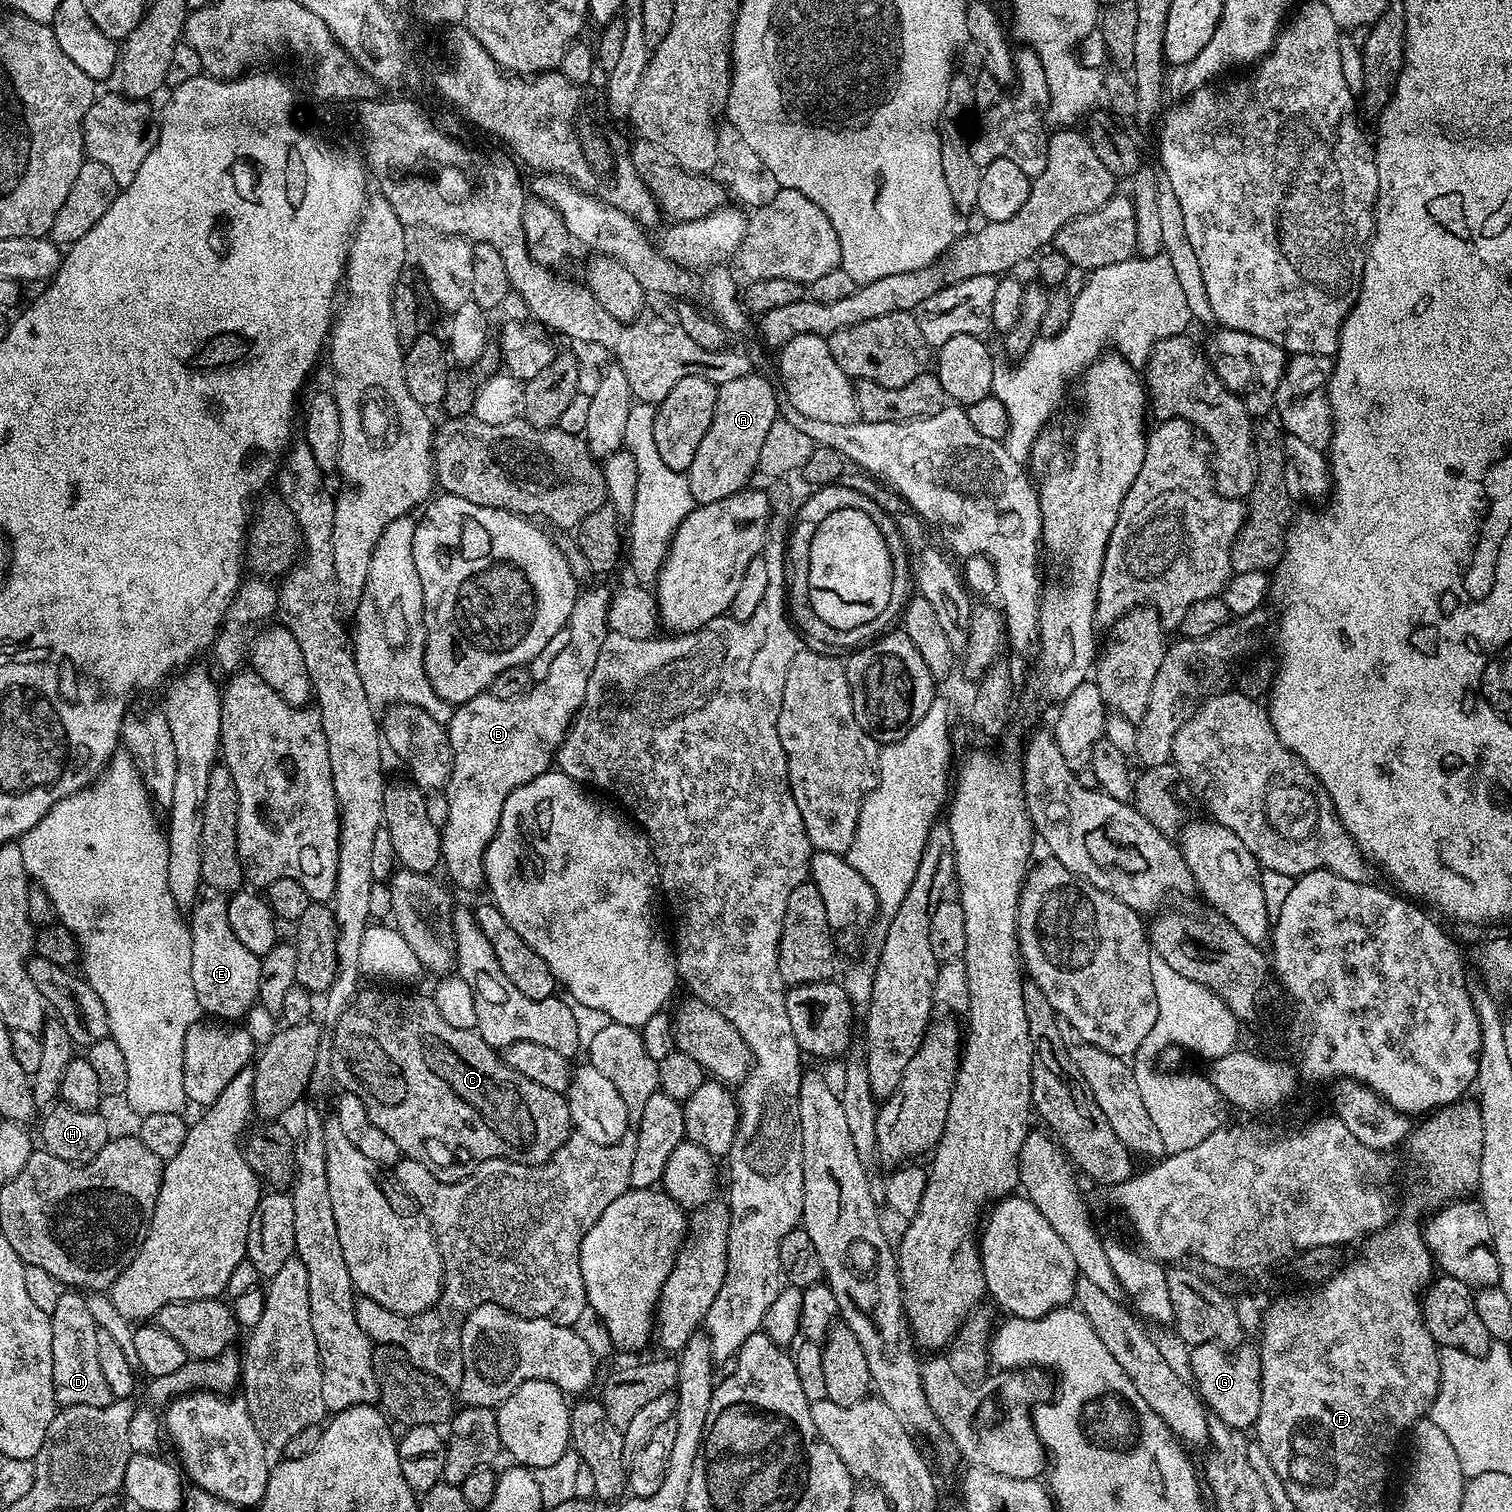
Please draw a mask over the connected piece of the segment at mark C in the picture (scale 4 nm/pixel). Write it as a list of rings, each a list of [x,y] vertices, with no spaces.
[[[390,990],[394,992],[364,992],[357,991],[352,1003],[335,1017],[336,1029],[332,1032],[332,1060],[330,1059],[330,1076],[337,1080],[343,1091],[358,1094],[366,1106],[366,1114],[370,1114],[370,1122],[382,1130],[382,1134],[387,1134],[398,1146],[398,1150],[407,1159],[414,1162],[422,1162],[430,1174],[434,1174],[443,1184],[453,1184],[472,1173],[473,1168],[478,1167],[487,1160],[513,1160],[519,1164],[544,1164],[561,1148],[569,1136],[573,1135],[574,1129],[568,1101],[561,1093],[546,1090],[546,1086],[538,1086],[538,1082],[530,1082],[530,1078],[522,1078],[518,1070],[510,1070],[506,1062],[502,1059],[501,1053],[488,1045],[481,1038],[480,1033],[473,1029],[459,1029],[450,1026],[442,1014],[439,1013],[438,1006],[433,997],[407,996],[404,990]]]

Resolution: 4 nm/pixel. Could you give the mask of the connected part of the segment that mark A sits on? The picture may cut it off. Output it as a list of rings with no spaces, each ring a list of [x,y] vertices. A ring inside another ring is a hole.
[[[749,374],[742,378],[734,378],[734,382],[726,382],[719,385],[716,390],[716,409],[714,410],[714,418],[710,422],[710,430],[706,430],[706,438],[702,438],[702,443],[698,445],[698,454],[694,454],[694,462],[690,462],[687,470],[688,485],[690,486],[690,494],[696,504],[709,504],[710,502],[718,502],[722,498],[730,498],[730,494],[735,492],[743,492],[749,487],[748,480],[758,472],[758,453],[762,451],[762,438],[766,438],[767,432],[770,431],[770,426],[778,419],[778,408],[776,412],[776,392],[772,389],[772,384],[764,376],[756,376],[757,374]]]

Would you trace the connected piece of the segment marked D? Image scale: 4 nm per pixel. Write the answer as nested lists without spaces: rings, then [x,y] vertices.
[[[65,1290],[58,1298],[58,1306],[50,1314],[54,1338],[54,1398],[60,1408],[70,1406],[98,1406],[104,1408],[114,1397],[106,1386],[101,1365],[98,1363],[97,1329],[88,1301],[79,1291]]]

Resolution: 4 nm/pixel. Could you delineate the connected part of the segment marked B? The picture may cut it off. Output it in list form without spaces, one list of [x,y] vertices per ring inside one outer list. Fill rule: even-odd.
[[[588,588],[579,593],[574,602],[574,610],[570,610],[570,618],[568,619],[567,630],[570,639],[566,641],[566,650],[562,650],[562,654],[558,654],[558,658],[554,658],[554,662],[550,666],[550,674],[546,674],[546,678],[535,681],[530,691],[524,696],[518,698],[498,698],[491,694],[481,694],[470,698],[465,704],[459,705],[451,713],[450,719],[446,724],[448,733],[448,741],[452,747],[452,773],[448,779],[448,787],[446,795],[448,795],[448,805],[445,806],[444,824],[442,820],[442,831],[440,834],[440,855],[442,857],[443,871],[448,871],[448,876],[460,888],[480,888],[485,887],[484,883],[484,851],[488,849],[488,844],[494,838],[494,834],[498,830],[498,822],[502,814],[502,806],[506,802],[506,798],[515,788],[526,786],[526,782],[530,782],[534,778],[538,778],[542,773],[549,771],[553,767],[556,749],[564,740],[564,735],[568,733],[572,726],[572,721],[576,718],[576,711],[582,706],[582,702],[586,698],[586,682],[590,678],[590,674],[594,674],[594,662],[598,662],[598,654],[602,651],[602,642],[606,642],[608,637],[608,601],[610,599],[609,589],[604,588]]]

